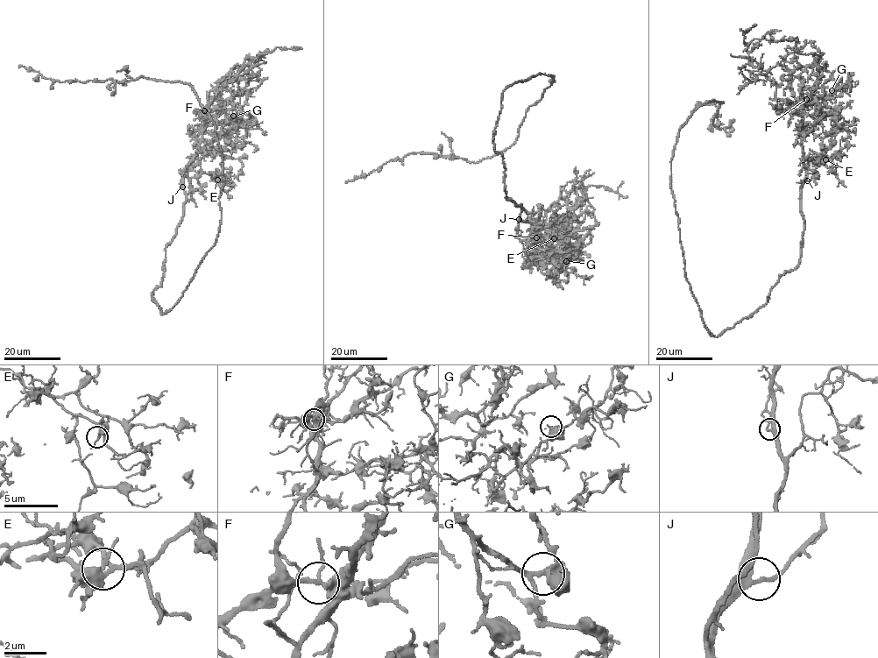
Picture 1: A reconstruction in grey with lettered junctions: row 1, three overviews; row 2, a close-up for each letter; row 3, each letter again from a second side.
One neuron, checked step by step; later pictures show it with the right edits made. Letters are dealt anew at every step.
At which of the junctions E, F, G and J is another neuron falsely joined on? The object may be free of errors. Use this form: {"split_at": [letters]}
{"split_at": []}

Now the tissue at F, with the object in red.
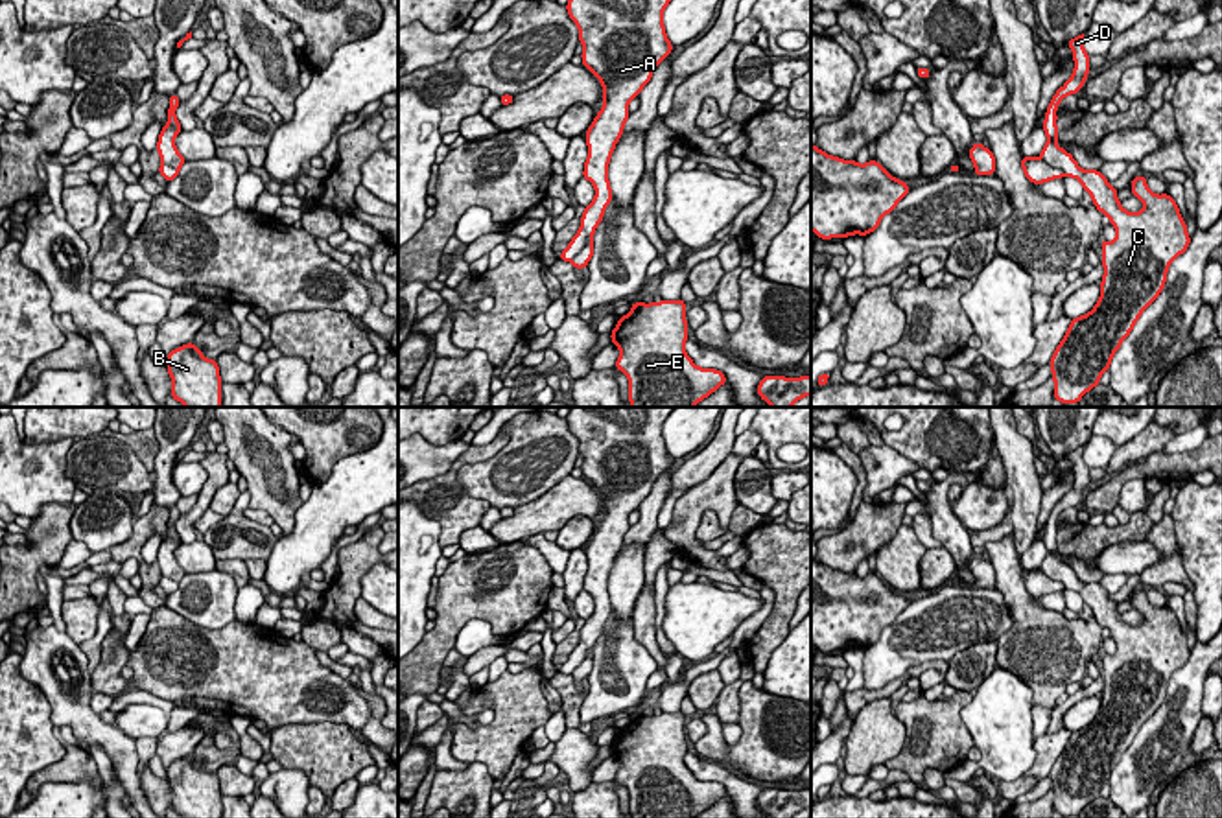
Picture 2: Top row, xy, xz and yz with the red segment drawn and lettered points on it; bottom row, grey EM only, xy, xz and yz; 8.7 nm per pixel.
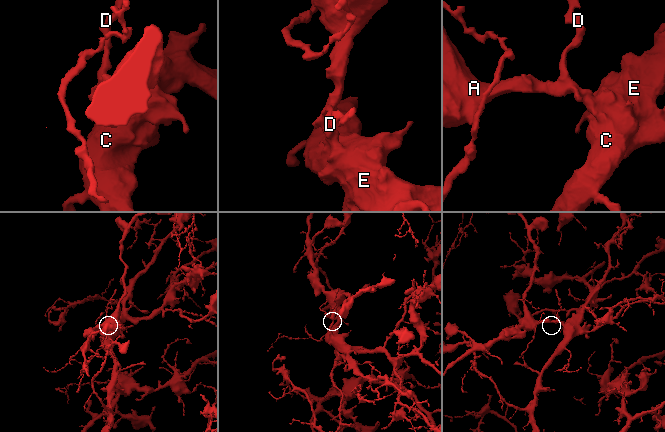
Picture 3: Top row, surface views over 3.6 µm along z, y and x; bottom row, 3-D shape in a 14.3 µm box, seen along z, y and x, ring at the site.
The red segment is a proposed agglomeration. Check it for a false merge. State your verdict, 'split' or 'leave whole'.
leave whole

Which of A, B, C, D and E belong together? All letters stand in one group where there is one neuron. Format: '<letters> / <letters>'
A B C D E

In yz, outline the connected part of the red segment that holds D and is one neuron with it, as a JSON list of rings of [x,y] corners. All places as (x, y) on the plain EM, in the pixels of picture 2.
[[[1084,446],[1067,455],[1075,468],[1075,483],[1047,520],[1043,534],[1047,556],[1041,569],[1021,571],[1025,590],[1034,597],[1060,590],[1078,591],[1117,645],[1113,654],[1100,652],[1104,689],[1099,715],[1089,726],[1071,731],[1071,739],[1049,776],[1054,812],[1063,818],[1078,816],[1087,803],[1100,796],[1102,785],[1110,783],[1121,755],[1163,704],[1172,672],[1183,667],[1191,656],[1187,637],[1169,606],[1152,606],[1146,591],[1137,588],[1130,595],[1132,606],[1143,614],[1145,621],[1132,626],[1121,619],[1119,602],[1111,601],[1099,582],[1082,582],[1073,567],[1054,555],[1060,514],[1084,501],[1087,492],[1089,466],[1082,453]]]

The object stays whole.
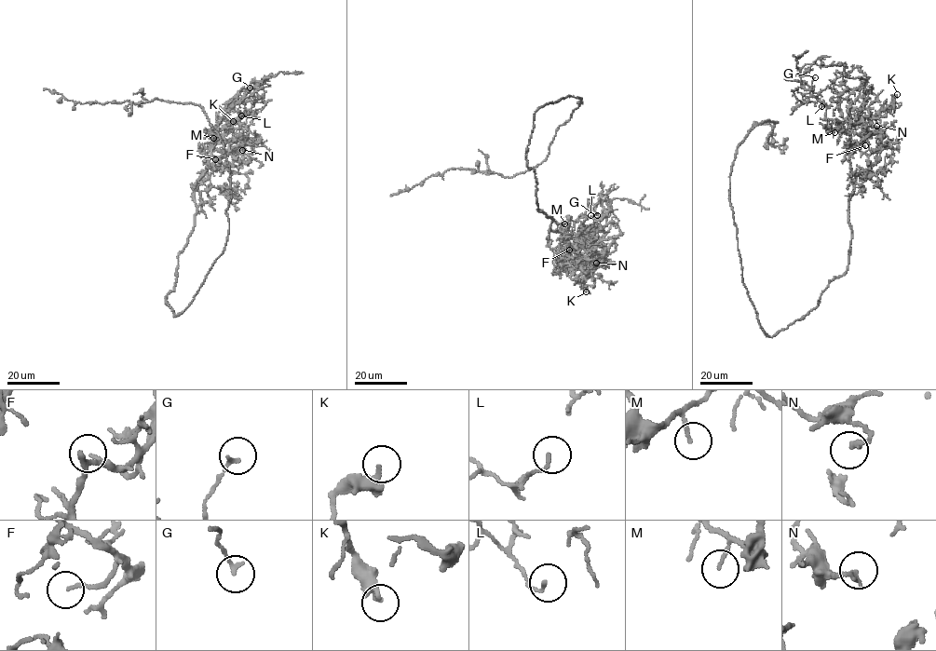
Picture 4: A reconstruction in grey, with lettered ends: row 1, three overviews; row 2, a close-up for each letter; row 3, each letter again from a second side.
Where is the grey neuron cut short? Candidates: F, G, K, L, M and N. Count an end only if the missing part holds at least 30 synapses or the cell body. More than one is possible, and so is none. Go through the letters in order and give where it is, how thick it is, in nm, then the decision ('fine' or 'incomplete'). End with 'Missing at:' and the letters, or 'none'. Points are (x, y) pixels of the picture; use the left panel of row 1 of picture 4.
F: at (215, 159); 110 nm thick; fine
G: at (250, 88); 150 nm thick; fine
K: at (233, 121); 190 nm thick; fine
L: at (241, 115); 120 nm thick; fine
M: at (213, 138); 120 nm thick; fine
N: at (242, 150); 200 nm thick; fine
Missing at: none

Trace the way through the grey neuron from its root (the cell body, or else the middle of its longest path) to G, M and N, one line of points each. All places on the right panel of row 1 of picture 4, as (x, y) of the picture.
G: (764, 331), (773, 336), (812, 310), (847, 266), (850, 135), (829, 129), (815, 77)
M: (764, 331), (773, 336), (807, 315), (847, 269), (850, 135), (841, 124), (834, 132)
N: (764, 331), (773, 336), (799, 319), (846, 272), (854, 187), (848, 151), (864, 137), (869, 120), (876, 126)

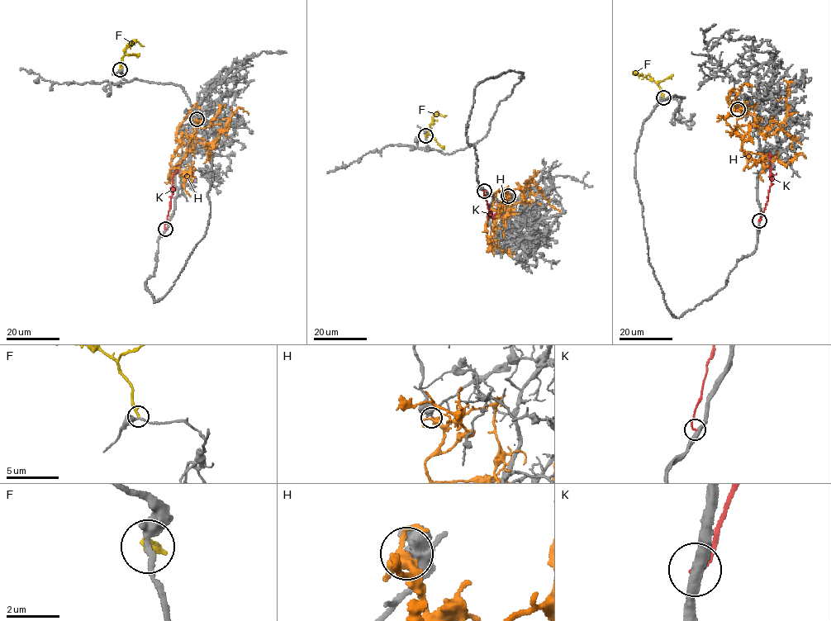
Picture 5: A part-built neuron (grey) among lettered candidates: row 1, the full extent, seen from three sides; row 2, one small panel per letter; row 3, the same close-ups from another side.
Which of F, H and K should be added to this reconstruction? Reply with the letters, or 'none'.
none

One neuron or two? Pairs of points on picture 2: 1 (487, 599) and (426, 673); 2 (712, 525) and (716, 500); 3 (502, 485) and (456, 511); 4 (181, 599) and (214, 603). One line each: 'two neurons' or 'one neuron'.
1: one neuron
2: two neurons
3: two neurons
4: one neuron

